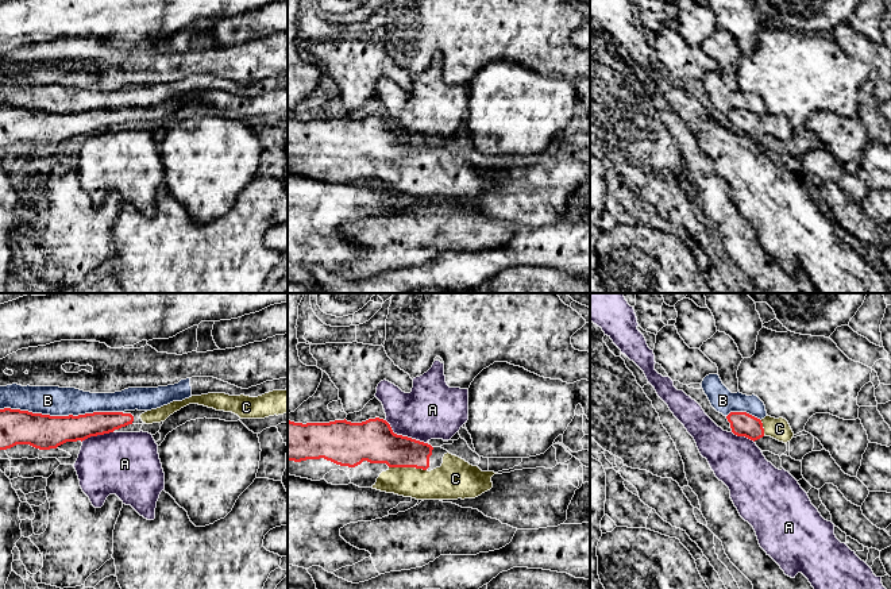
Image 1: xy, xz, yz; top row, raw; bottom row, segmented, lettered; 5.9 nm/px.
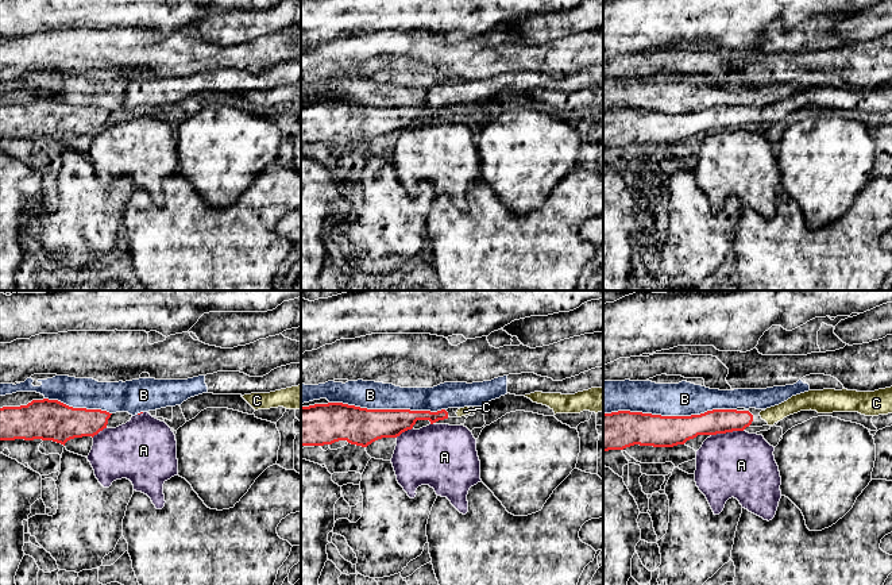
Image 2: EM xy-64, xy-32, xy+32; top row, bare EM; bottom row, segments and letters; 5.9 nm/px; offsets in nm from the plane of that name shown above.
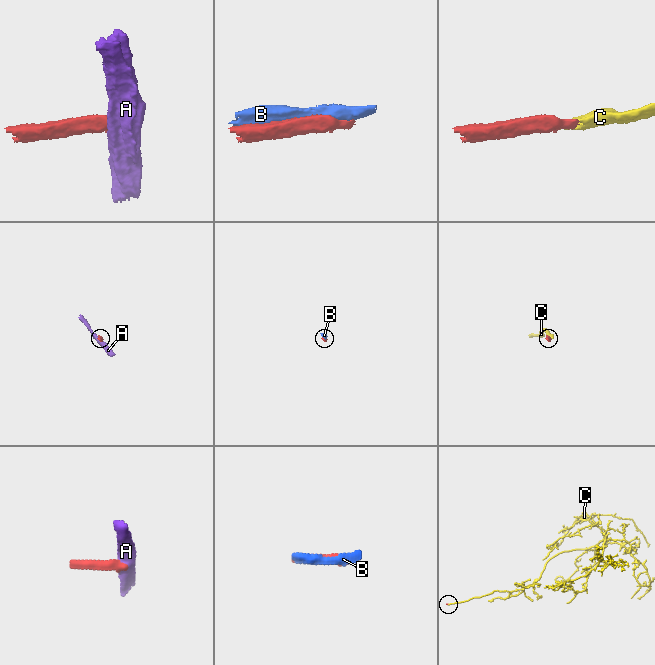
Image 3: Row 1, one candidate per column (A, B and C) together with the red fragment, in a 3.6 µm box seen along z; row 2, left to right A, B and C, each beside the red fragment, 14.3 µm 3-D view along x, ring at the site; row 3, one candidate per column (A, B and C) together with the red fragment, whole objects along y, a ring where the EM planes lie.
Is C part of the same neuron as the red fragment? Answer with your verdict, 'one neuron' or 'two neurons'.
one neuron

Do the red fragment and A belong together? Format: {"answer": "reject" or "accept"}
{"answer": "reject"}

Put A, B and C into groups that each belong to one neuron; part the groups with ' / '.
A / B / C

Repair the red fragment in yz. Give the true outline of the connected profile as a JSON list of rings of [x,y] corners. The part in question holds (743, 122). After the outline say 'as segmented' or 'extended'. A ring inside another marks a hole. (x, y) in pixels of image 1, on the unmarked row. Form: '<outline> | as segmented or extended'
[[[730,109],[726,116],[734,132],[745,134],[753,139],[765,132],[787,140],[794,134],[788,119],[783,115],[775,116],[767,112],[760,118],[747,109]]] | extended

